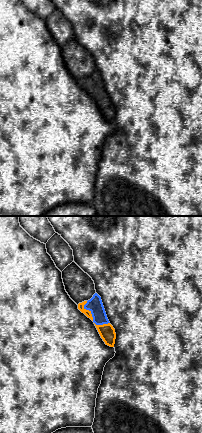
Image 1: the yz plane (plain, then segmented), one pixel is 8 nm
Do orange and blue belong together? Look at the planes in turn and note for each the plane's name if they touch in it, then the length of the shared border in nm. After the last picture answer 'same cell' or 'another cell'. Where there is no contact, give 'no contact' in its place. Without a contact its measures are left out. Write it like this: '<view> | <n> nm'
yz | 170 nm

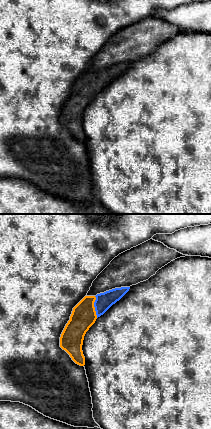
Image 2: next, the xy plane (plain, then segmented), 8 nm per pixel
xy | 180 nm

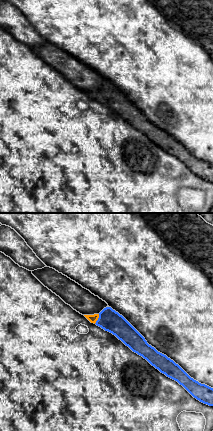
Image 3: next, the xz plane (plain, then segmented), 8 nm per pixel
xz | 90 nm

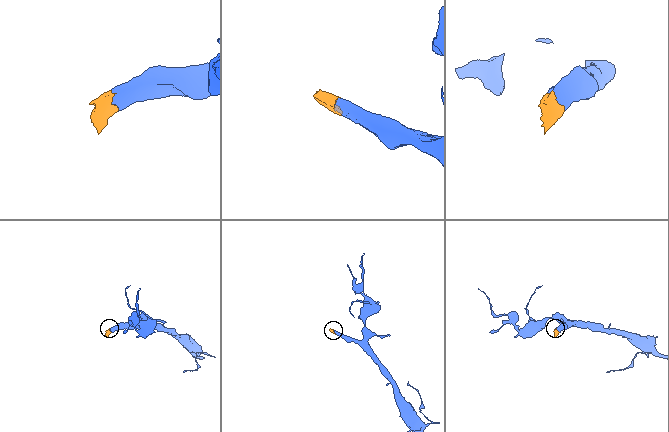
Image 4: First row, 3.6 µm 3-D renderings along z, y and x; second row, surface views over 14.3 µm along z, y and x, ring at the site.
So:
same cell

